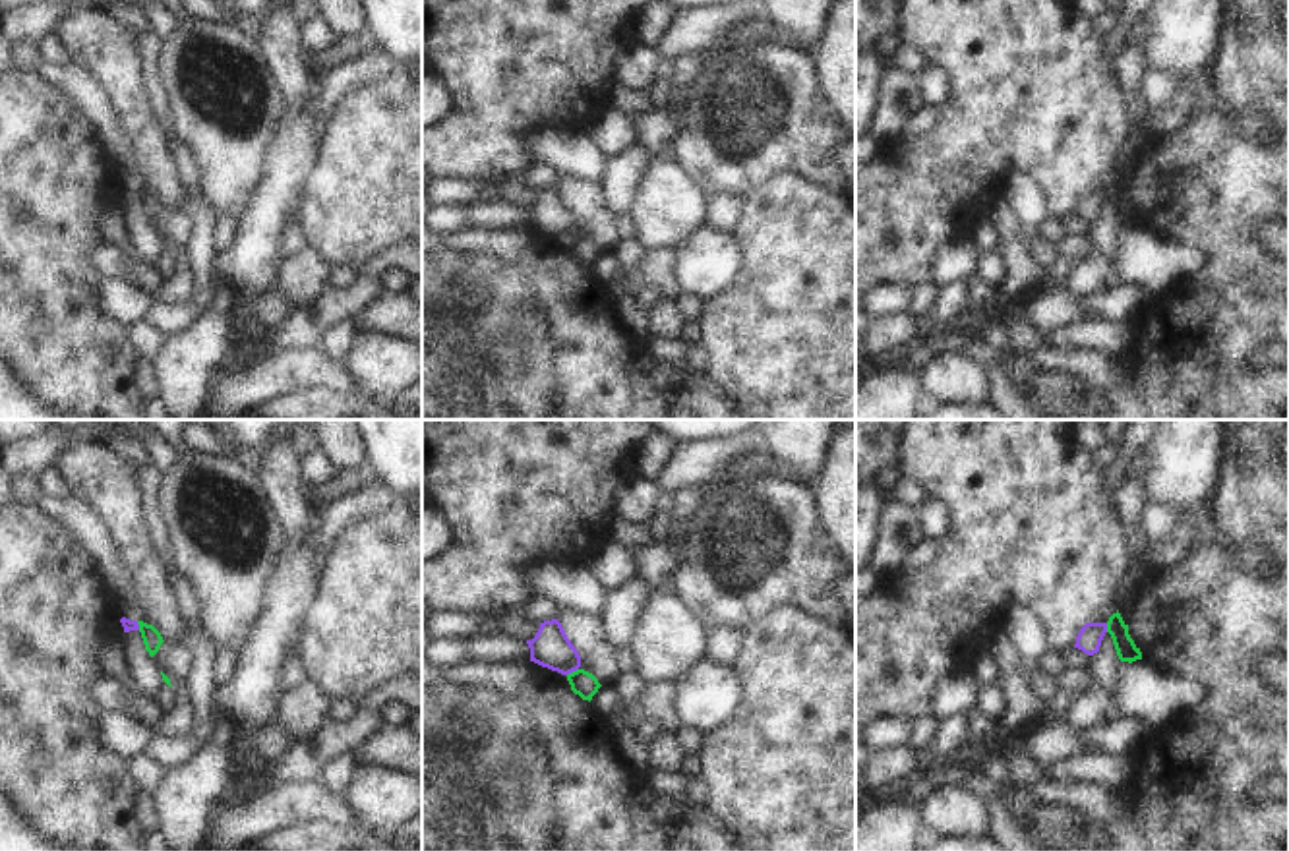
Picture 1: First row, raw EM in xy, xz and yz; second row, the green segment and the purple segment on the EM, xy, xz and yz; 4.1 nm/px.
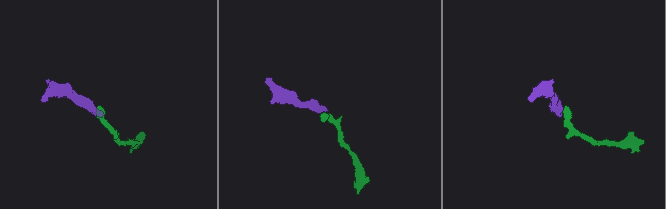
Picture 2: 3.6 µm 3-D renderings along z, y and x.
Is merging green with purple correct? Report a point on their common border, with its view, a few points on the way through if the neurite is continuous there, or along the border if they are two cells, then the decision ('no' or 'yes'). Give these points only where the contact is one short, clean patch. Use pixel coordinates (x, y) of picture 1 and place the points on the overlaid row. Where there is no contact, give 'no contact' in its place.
meets green in xz at (573, 672); border along xz (577, 668), (568, 675); no

